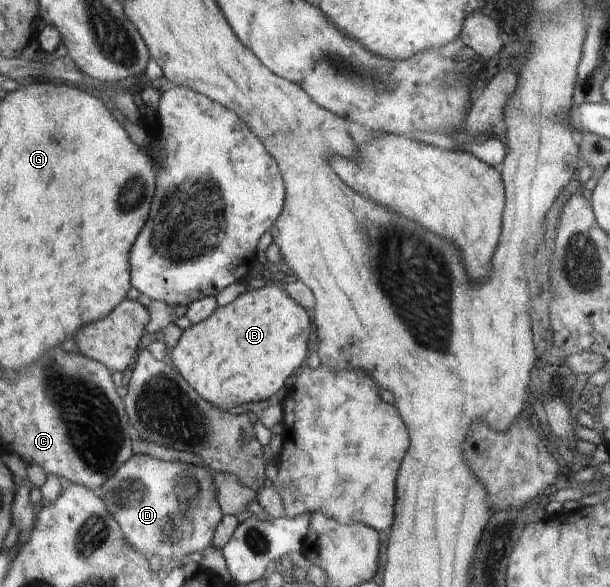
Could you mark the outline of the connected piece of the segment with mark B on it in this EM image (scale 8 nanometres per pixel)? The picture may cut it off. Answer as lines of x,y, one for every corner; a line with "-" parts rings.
267,284
259,290
245,290
231,304
183,330
169,354
175,369
201,398
227,411
239,404
267,400
283,388
285,380
303,364
309,336
307,312
289,298
283,286

